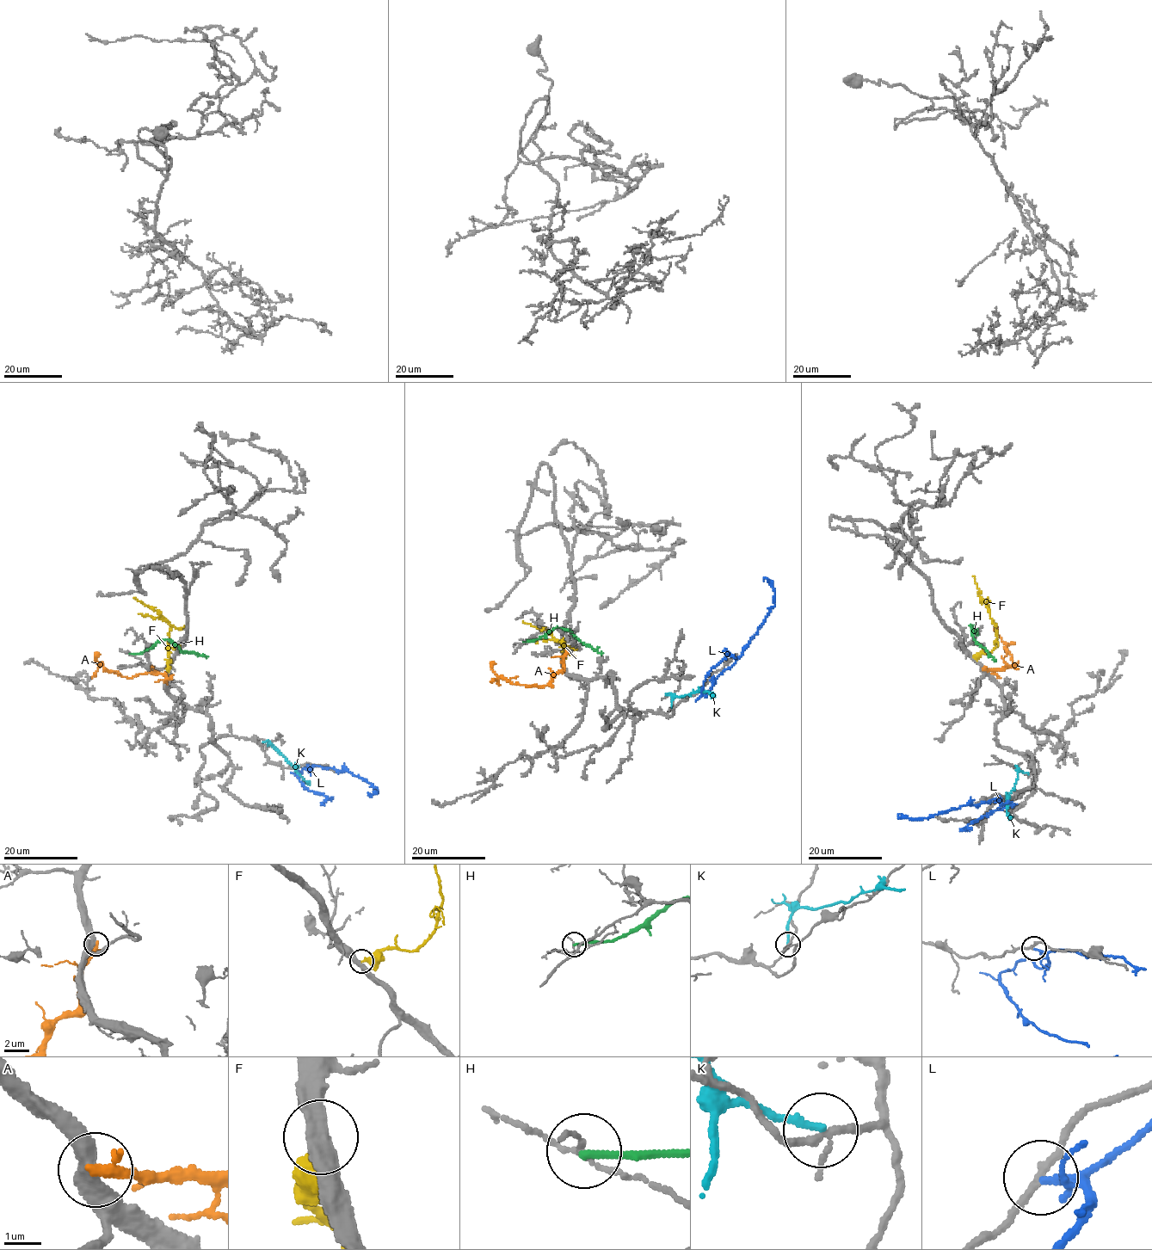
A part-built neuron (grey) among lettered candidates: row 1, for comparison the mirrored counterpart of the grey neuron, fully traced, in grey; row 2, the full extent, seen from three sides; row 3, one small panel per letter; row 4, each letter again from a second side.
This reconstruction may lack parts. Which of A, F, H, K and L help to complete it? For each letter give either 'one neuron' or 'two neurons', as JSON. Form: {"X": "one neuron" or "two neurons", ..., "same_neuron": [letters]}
{"A": "two neurons", "F": "two neurons", "H": "two neurons", "K": "two neurons", "L": "two neurons", "same_neuron": []}

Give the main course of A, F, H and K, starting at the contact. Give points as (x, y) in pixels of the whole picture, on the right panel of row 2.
A: (982, 668), (1017, 665), (1014, 665), (1006, 644), (994, 628)
F: (972, 656), (990, 652), (994, 646), (996, 631), (986, 604), (979, 596), (973, 576)
H: (977, 631), (977, 634), (970, 625), (972, 636), (994, 661)
K: (1028, 773), (1020, 771), (1018, 773), (1007, 802), (1007, 815), (1011, 819)

